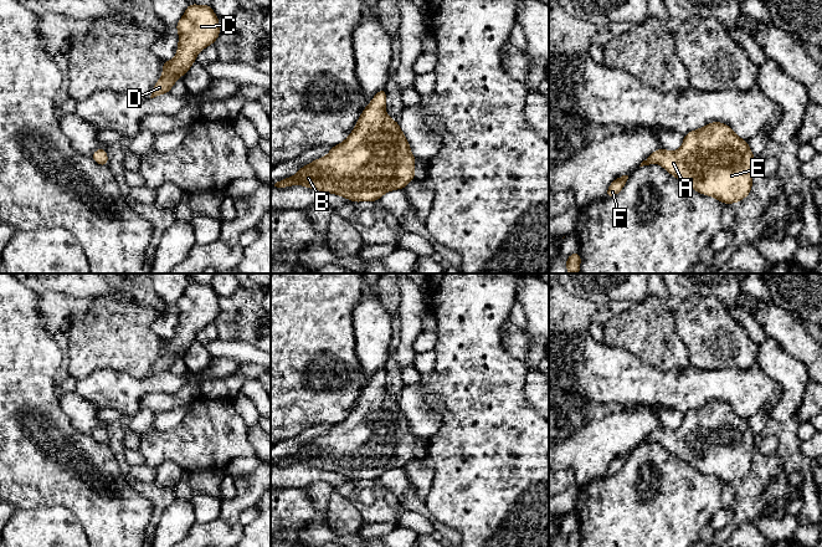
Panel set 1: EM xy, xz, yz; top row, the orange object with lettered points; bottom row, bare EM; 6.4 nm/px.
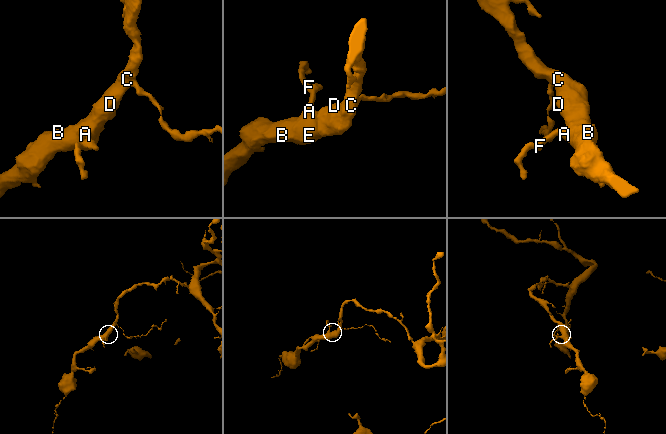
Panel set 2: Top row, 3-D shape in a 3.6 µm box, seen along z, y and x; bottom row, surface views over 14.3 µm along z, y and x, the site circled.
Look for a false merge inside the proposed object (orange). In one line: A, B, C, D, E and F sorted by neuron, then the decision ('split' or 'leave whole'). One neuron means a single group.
A B C D E F; leave whole

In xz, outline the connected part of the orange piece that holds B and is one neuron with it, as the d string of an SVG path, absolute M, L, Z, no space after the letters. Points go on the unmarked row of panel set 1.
M381 367L343 421L274 465L300 462L354 481L373 481L386 470L405 467L415 457L416 436L399 400L387 394L385 384L386 368Z

